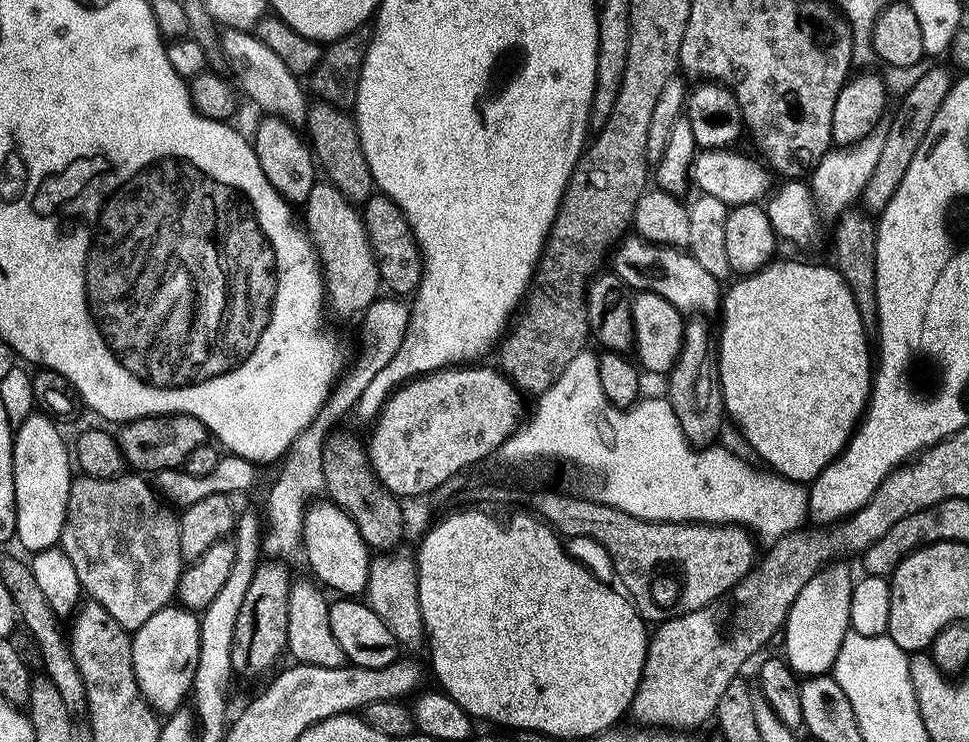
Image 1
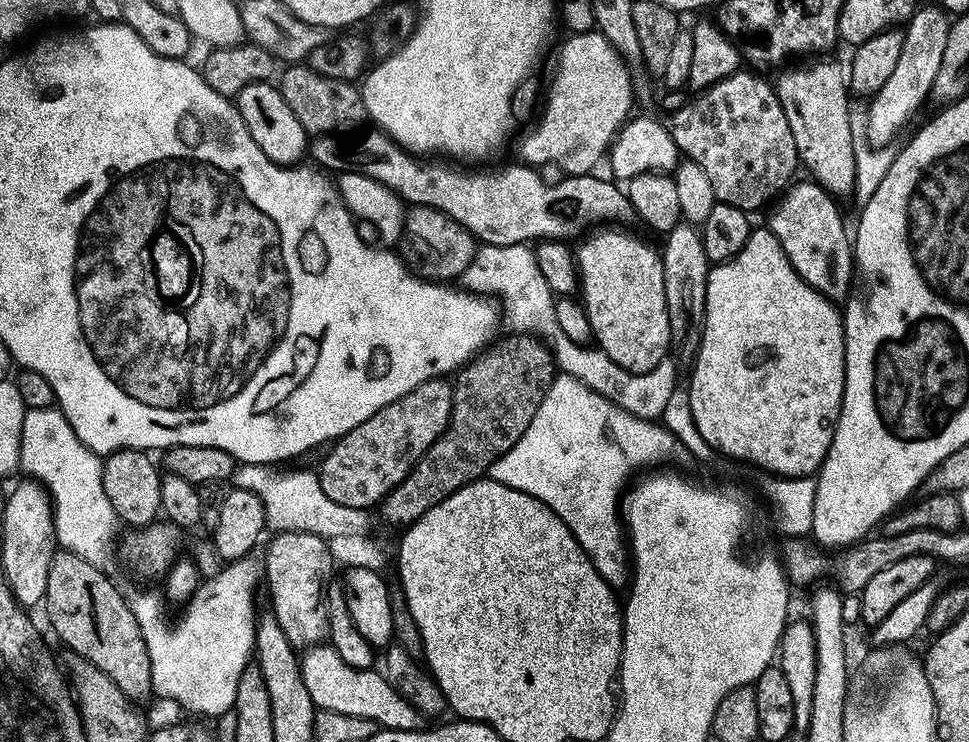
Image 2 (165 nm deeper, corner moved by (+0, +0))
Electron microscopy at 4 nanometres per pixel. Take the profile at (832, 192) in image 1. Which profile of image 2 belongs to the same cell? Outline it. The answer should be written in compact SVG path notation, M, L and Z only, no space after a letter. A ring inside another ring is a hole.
M939 6L919 7L908 21L896 67L886 84L871 97L866 108L866 138L874 147L891 145L902 126L931 95L934 78L941 69L943 51L946 50L951 21Z

